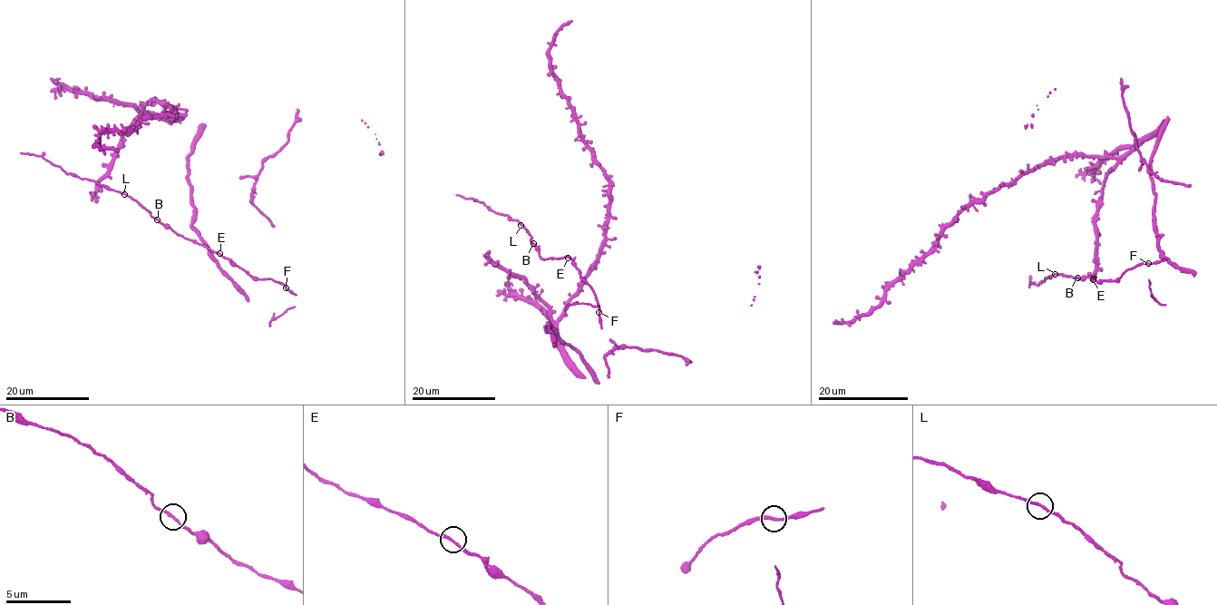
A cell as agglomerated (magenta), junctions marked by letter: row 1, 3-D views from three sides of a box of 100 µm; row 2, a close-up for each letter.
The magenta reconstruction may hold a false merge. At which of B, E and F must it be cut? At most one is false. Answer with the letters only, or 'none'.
none

